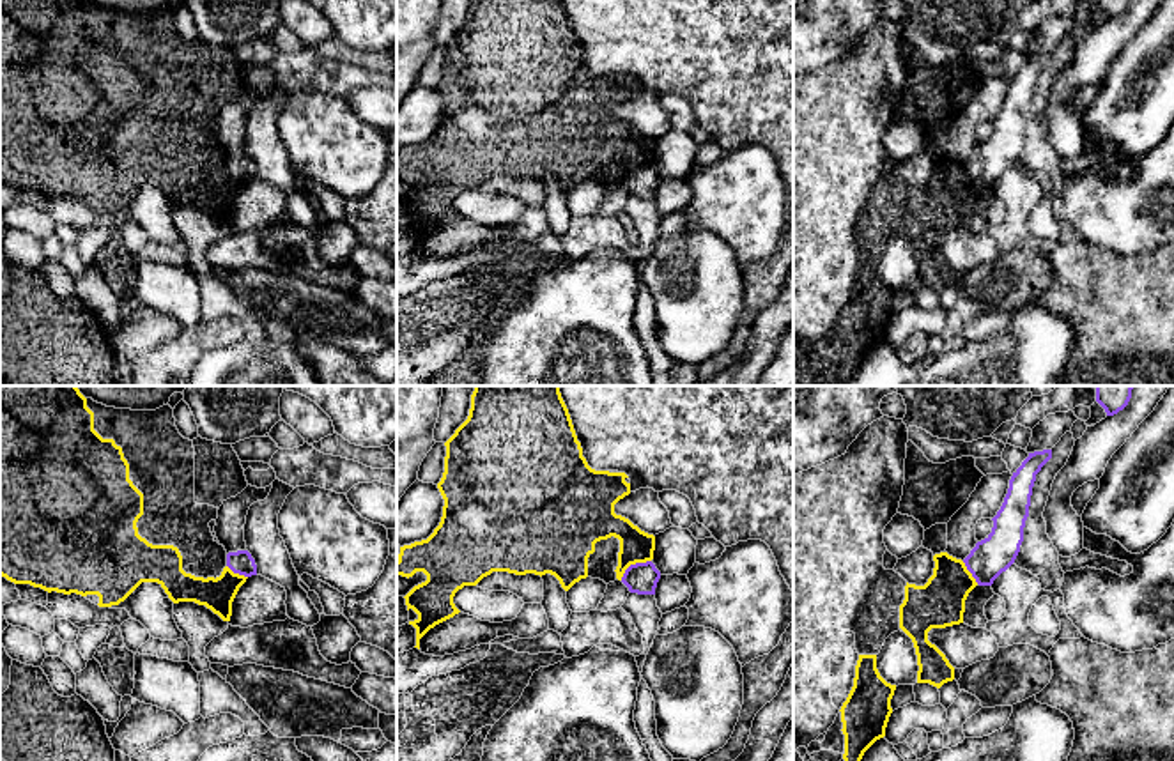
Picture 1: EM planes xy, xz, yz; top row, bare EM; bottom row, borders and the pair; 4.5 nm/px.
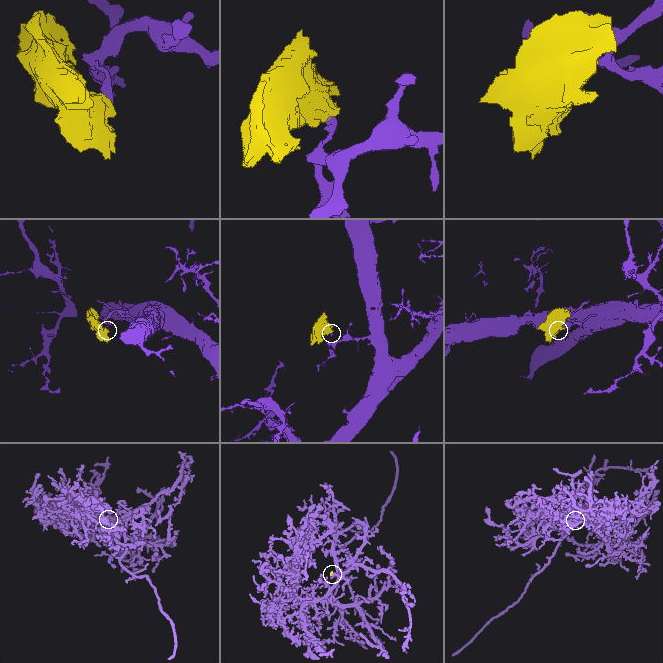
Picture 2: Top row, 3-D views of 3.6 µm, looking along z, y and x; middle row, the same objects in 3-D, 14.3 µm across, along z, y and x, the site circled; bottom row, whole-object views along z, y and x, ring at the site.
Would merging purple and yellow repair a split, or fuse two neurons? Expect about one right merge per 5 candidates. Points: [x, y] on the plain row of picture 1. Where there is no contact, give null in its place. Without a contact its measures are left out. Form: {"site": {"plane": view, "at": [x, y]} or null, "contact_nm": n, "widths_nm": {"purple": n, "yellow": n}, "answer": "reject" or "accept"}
{"site": {"plane": "xz", "at": [633, 169]}, "contact_nm": 170, "widths_nm": {"purple": 140, "yellow": 160}, "answer": "reject"}

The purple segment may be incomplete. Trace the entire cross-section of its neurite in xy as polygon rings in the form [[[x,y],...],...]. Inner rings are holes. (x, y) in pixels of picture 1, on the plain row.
[[[237,154],[227,158],[227,170],[239,179],[251,181],[257,179],[255,163],[248,154]]]

